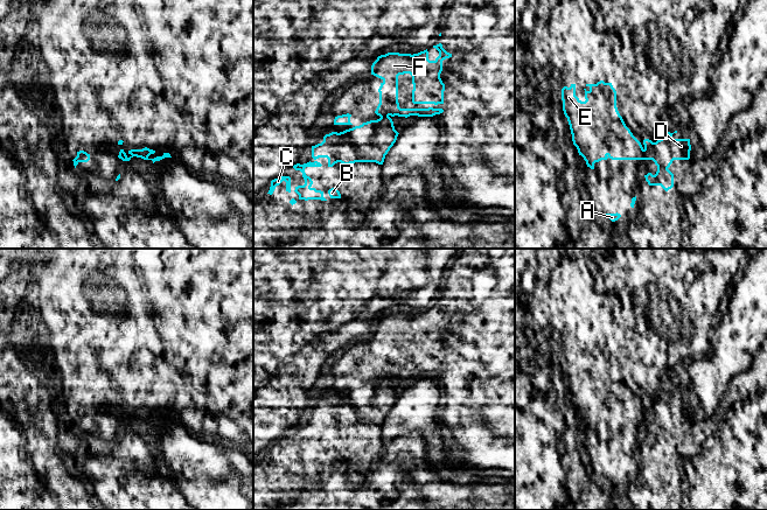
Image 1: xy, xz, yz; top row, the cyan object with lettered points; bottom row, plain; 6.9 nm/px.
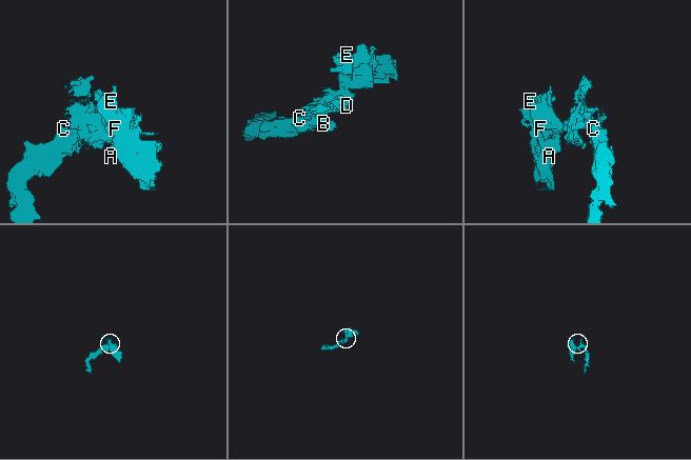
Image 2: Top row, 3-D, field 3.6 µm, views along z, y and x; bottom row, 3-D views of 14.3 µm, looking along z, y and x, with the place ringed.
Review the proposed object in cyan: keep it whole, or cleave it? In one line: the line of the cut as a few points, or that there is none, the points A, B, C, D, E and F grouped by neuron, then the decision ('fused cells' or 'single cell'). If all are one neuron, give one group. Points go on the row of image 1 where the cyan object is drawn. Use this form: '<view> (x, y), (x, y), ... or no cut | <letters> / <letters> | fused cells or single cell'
yz (642, 149), (645, 159) | A E F / B C D | fused cells

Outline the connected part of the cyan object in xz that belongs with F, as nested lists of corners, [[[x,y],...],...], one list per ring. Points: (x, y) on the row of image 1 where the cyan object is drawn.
[[[442,44],[433,46],[439,51],[434,61],[428,60],[427,49],[418,54],[388,53],[381,55],[371,65],[371,75],[383,82],[378,89],[379,104],[375,113],[398,117],[433,117],[444,112],[442,109],[400,109],[398,103],[398,76],[410,74],[412,76],[413,104],[444,104],[445,84],[440,78],[442,61],[452,57]]]

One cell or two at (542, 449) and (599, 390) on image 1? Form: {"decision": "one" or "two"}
{"decision": "two"}

